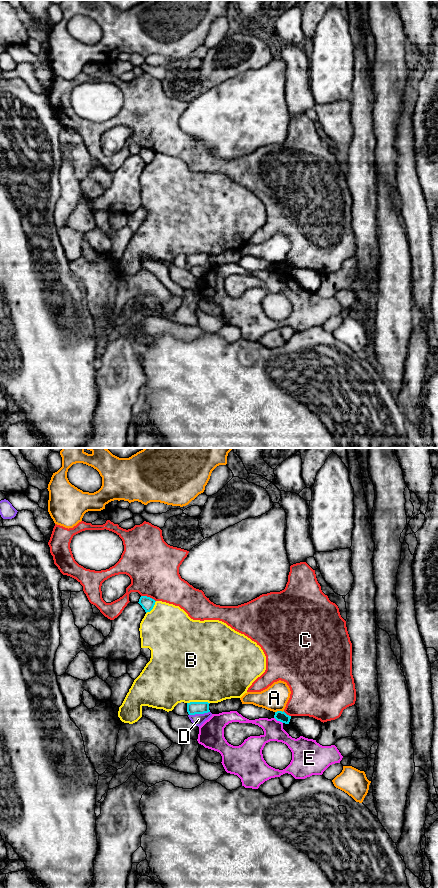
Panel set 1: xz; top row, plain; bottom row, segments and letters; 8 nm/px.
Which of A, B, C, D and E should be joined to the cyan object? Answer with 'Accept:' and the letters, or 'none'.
Accept: none

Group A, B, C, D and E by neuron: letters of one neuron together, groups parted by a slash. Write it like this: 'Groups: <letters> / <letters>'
Groups: A / B / C / D / E

